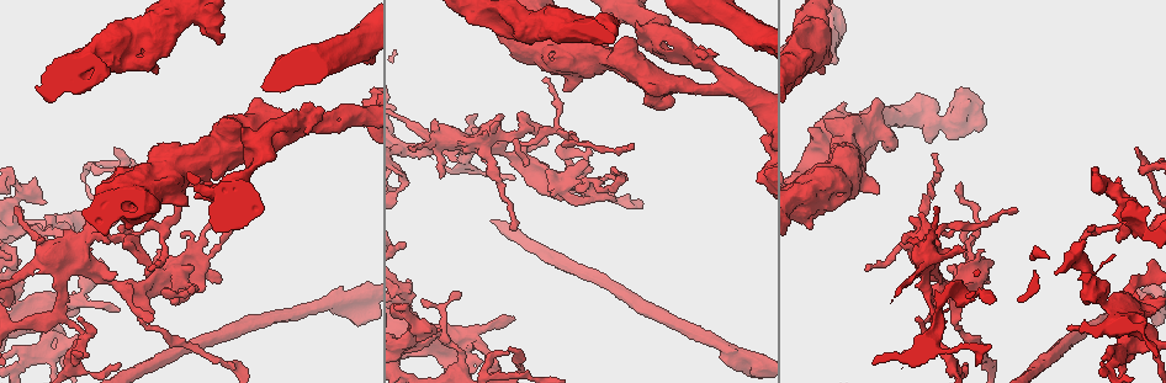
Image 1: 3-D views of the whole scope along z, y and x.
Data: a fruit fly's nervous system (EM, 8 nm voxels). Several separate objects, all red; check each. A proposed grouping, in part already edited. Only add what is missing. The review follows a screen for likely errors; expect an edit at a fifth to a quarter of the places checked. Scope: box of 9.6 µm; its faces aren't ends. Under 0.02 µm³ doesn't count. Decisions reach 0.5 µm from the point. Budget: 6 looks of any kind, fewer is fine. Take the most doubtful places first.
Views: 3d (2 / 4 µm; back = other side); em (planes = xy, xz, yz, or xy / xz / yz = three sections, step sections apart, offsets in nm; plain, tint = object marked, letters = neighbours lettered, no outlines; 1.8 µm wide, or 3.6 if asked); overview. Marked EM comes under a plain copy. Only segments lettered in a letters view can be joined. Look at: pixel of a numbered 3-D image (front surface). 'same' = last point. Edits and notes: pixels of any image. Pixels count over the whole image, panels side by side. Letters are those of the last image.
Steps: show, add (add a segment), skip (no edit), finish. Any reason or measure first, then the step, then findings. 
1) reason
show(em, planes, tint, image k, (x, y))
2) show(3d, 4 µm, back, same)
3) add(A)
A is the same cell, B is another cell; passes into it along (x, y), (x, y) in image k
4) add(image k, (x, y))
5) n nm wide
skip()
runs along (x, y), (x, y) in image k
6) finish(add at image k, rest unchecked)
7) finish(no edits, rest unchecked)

show(3d, 4 µm, image 1, (442, 346))

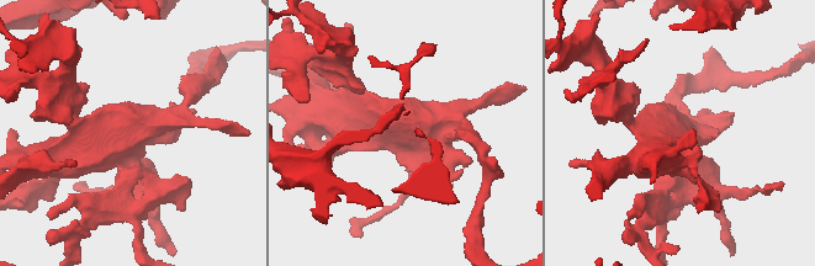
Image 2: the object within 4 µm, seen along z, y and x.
show(em, xy, step 4, letters, image 2, (133, 153))

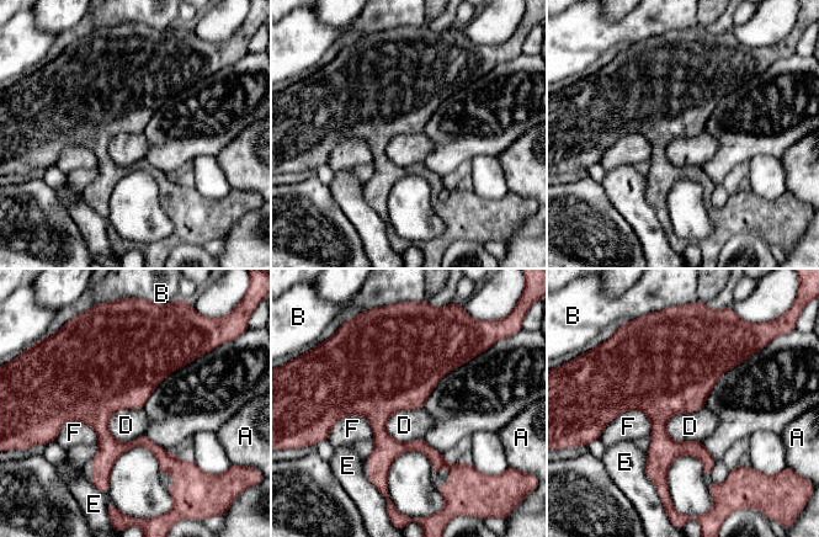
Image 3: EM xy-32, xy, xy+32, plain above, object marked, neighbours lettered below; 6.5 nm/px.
another direction
show(em, planes, letters, same)

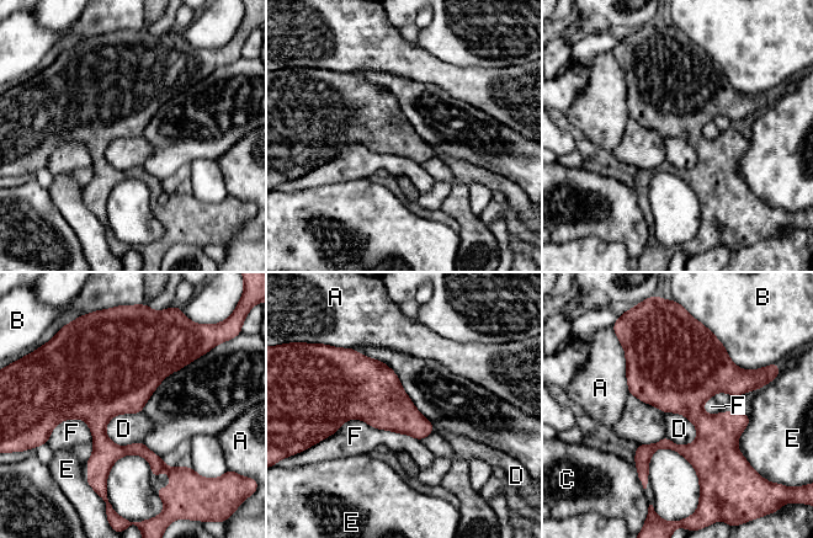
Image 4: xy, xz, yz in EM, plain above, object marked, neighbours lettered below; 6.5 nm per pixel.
320 nm wide; F touches over 650 nm
skip()
A, B, C, D, E and F are other cells; no lettered segment goes on from it

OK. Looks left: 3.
abrupt turn
show(em, xy, step 8, tint, image 1, (719, 87))

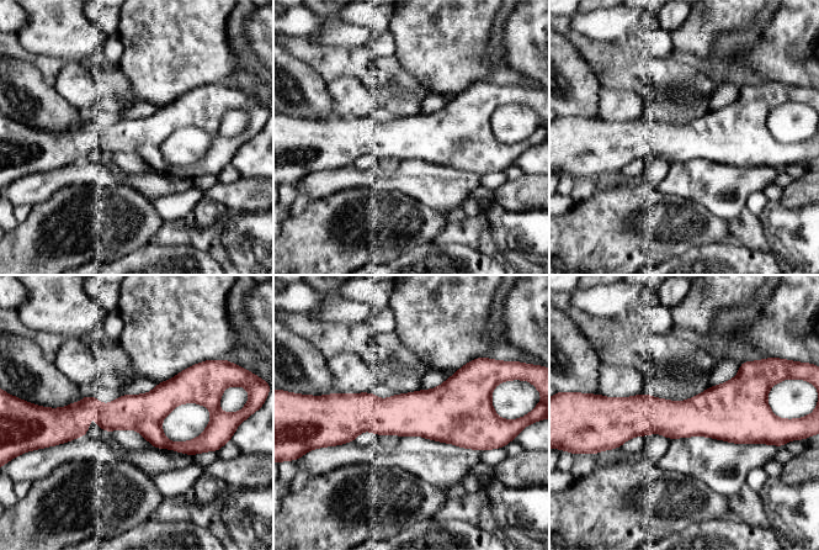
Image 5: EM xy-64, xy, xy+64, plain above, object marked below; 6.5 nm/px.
another direction
show(em, planes, letters, same)

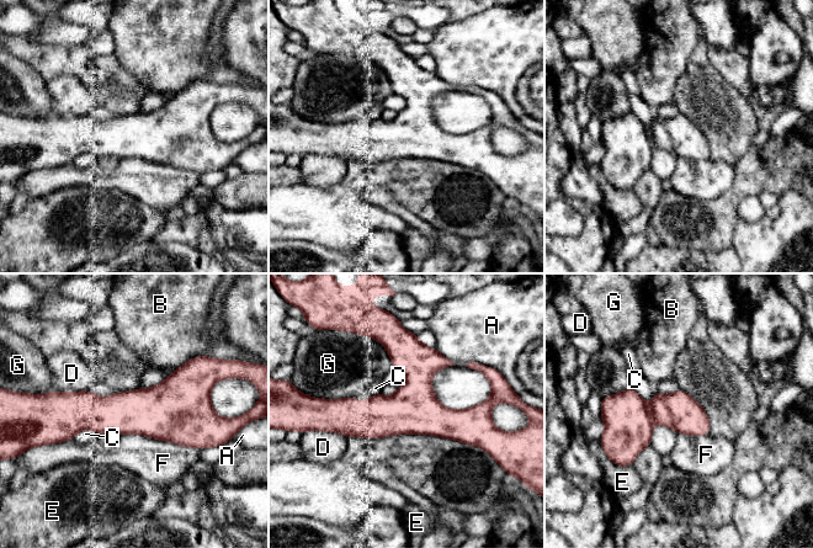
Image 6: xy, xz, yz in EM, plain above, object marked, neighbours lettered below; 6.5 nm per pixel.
skip()
A, B, C, D, E, F and G are other cells; runs along (400, 338), (418, 393), (473, 442) in image 6; none of them fits

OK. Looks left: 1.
closes a loop
show(em, yz, step 8, letters, image 1, (166, 29))

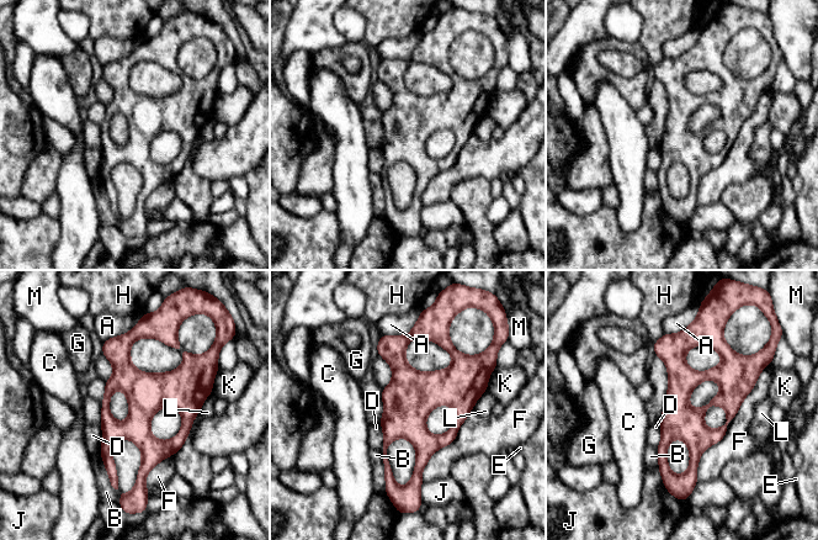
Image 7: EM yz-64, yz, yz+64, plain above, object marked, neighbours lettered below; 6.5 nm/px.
240 nm wide; F touches over 850 nm
skip()
A, B, C, D, E, F, G, H, J, K, L and M are other cells; no lettered segment goes on from it

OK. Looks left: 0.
finish(no edits, rest unchecked)

